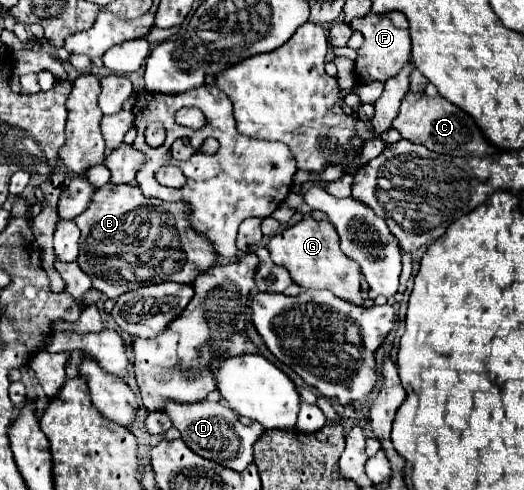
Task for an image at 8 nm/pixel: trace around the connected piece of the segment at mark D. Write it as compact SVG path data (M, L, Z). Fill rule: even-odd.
M200 401L200 403L166 403L164 409L174 427L182 433L184 443L198 455L202 455L204 459L216 461L218 465L224 465L232 471L244 471L252 461L254 461L254 453L252 453L252 445L254 441L264 433L264 429L258 423L250 423L250 425L242 425L238 421L238 415L224 407L222 403L212 403L212 401Z

